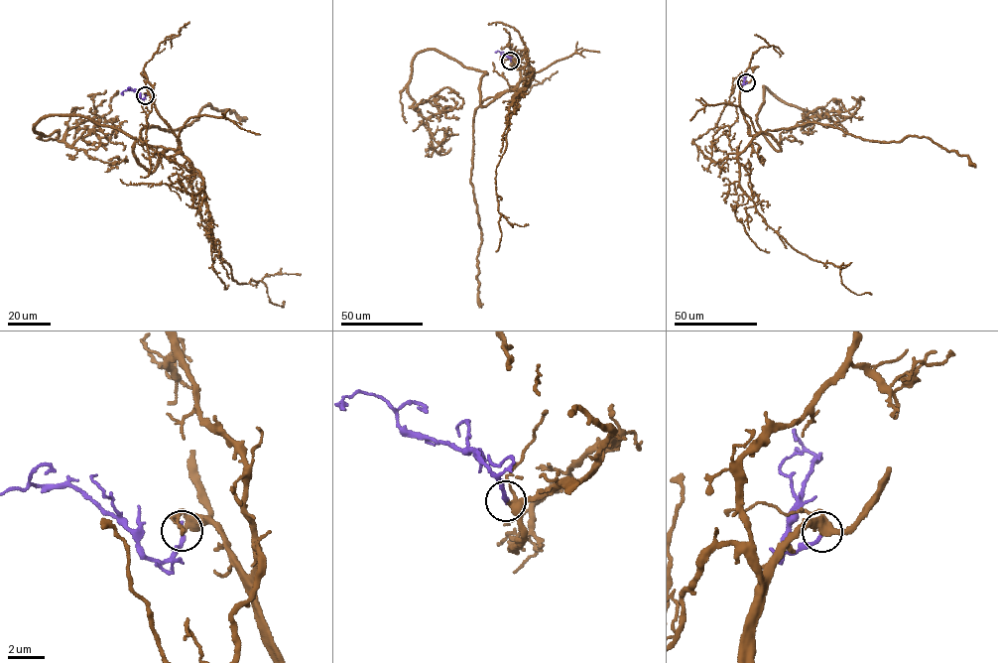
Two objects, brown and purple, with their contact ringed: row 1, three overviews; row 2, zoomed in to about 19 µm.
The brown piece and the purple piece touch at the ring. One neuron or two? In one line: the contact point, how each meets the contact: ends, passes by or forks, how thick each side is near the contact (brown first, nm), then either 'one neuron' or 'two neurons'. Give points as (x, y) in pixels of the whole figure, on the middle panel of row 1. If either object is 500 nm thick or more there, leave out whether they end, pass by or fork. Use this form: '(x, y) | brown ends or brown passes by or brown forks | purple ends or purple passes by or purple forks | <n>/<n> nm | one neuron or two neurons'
(510, 61) | brown forks | purple ends | 300/240 nm | one neuron

